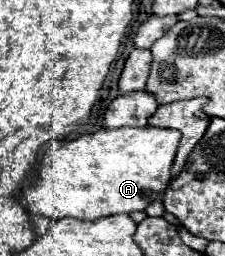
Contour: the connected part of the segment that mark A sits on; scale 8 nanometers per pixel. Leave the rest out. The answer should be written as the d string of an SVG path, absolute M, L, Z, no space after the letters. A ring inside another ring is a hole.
M141 127L141 129L101 129L91 135L83 135L73 141L65 141L59 149L47 151L43 157L37 181L25 185L19 191L19 203L29 215L45 215L51 221L65 217L95 221L99 217L143 211L151 201L161 199L163 191L171 183L171 165L177 153L181 133L171 129Z

